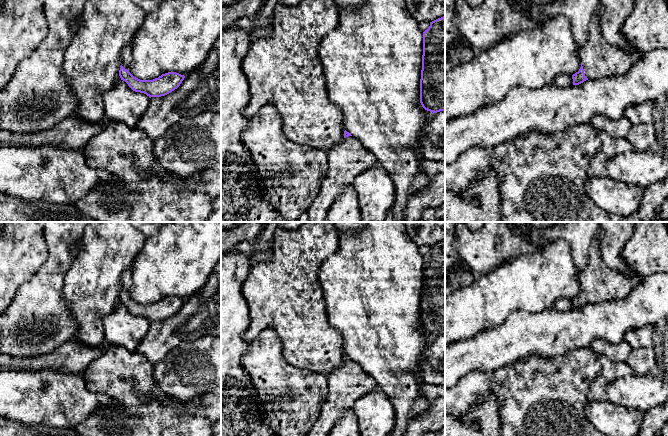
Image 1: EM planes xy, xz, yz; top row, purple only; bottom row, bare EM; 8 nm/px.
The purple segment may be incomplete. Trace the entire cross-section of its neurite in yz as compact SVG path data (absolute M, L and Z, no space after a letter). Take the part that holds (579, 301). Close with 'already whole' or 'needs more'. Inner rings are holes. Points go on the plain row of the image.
M600 227L592 239L587 266L579 275L581 291L572 299L573 309L579 309L588 303L599 304L623 300L644 281L643 275L636 274L629 277L603 263L599 250L602 234Z | needs more

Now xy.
M132 265L122 275L119 300L135 316L144 317L151 321L165 320L177 313L185 300L176 296L162 298L153 304L140 304L129 296L132 287Z | needs more

